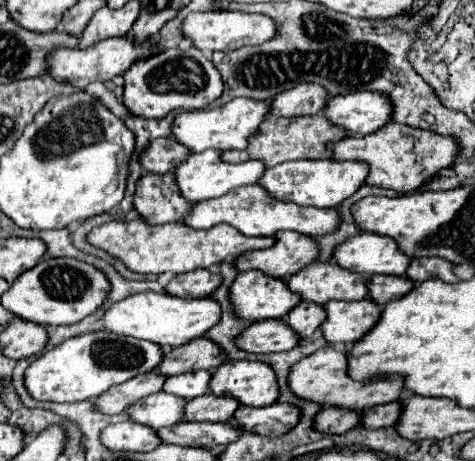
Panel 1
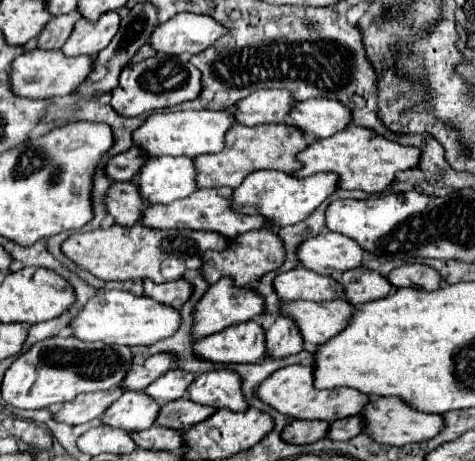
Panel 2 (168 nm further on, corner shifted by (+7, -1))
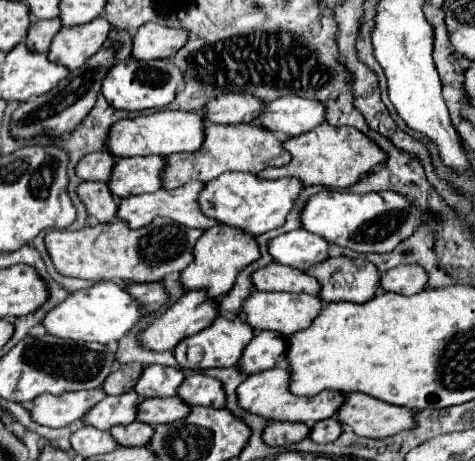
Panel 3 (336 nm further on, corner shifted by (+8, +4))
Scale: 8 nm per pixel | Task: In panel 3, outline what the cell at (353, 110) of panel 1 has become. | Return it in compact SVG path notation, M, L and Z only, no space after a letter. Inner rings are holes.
M280 97L266 103L264 113L256 119L266 129L272 129L278 135L302 135L310 129L326 123L326 107L316 99L306 97Z

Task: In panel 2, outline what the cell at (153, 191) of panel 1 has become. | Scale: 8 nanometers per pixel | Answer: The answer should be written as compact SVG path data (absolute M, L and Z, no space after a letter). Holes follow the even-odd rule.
M113 182L103 202L107 214L111 214L119 226L133 226L139 222L141 210L145 208L145 200L133 182Z

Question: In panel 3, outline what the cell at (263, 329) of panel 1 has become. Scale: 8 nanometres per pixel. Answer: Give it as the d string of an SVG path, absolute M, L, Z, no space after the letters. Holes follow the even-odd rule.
M218 317L208 329L186 337L174 347L174 357L184 369L210 369L210 367L232 367L238 365L242 353L250 339L254 337L254 329L246 325L240 317Z

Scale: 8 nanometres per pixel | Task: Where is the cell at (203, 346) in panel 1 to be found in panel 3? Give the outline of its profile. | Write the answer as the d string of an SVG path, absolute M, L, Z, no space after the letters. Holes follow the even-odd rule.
M140 363L120 365L116 371L112 371L108 375L108 381L104 381L102 389L106 391L106 395L120 395L122 391L130 391L136 385L136 381L140 379L142 369L144 369L144 365L140 365Z

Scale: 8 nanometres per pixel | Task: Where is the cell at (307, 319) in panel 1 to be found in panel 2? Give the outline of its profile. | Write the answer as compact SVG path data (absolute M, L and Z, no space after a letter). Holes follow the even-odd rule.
M279 316L275 320L275 324L267 330L265 346L267 346L265 356L287 358L287 356L299 354L303 350L303 340L301 340L301 334L297 332L297 326L293 324L293 320Z

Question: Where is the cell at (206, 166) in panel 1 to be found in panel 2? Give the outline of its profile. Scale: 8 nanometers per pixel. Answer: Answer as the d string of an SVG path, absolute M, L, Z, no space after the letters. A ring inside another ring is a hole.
M147 158L135 184L149 204L169 204L197 190L195 164L191 158Z

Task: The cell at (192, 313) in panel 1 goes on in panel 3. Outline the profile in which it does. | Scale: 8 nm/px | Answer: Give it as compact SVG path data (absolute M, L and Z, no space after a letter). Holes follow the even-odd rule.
M100 281L88 289L74 291L64 303L54 307L42 323L50 335L72 341L96 341L106 345L112 341L120 341L124 335L128 335L130 329L140 323L140 319L140 303L134 297L130 297L112 281Z

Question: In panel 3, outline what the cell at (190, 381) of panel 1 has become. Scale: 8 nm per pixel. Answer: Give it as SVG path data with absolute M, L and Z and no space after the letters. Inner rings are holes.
M148 365L134 389L142 397L172 397L176 395L182 381L184 373L178 367Z

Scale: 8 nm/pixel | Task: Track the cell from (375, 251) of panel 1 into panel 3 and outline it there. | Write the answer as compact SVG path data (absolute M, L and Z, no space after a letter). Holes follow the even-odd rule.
M298 229L276 237L270 243L270 253L280 265L290 265L306 271L312 265L326 261L330 257L330 247L332 243L324 237L314 235L306 229Z

